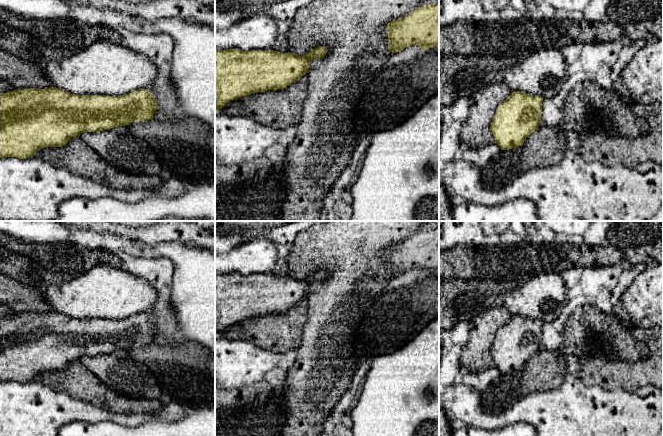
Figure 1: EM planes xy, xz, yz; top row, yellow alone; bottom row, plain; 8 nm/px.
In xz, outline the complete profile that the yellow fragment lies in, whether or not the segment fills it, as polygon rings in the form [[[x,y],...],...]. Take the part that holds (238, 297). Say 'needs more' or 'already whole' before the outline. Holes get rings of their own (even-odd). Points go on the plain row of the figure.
already whole; [[[327,270],[302,279],[260,273],[215,274],[215,335],[238,322],[289,310],[308,297],[314,282],[326,277]]]

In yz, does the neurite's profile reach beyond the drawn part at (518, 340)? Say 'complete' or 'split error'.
complete

